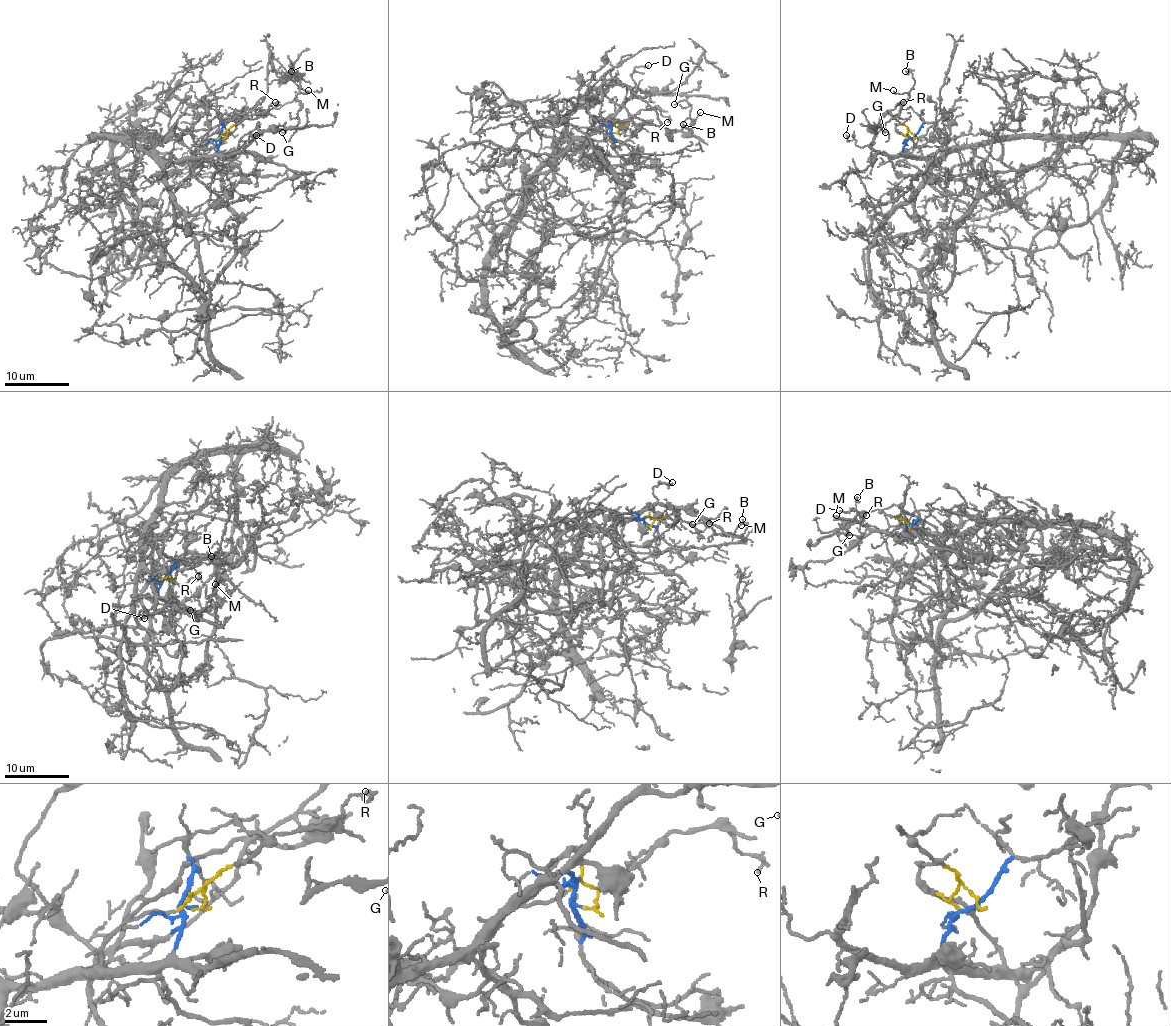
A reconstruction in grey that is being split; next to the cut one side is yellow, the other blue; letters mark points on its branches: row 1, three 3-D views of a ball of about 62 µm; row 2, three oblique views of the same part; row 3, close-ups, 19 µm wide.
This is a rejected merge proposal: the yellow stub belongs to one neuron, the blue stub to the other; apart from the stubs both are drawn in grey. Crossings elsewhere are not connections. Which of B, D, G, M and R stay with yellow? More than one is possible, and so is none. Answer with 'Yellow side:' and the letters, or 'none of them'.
Yellow side: R

